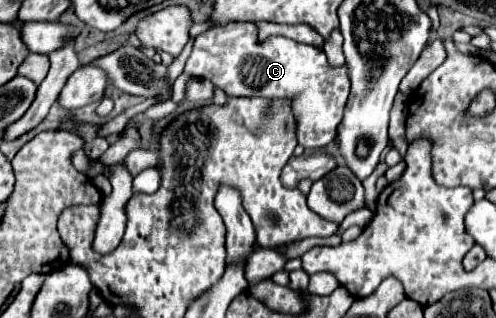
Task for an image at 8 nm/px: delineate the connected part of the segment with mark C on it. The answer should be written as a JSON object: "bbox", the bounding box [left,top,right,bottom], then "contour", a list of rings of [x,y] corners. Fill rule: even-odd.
{"bbox":[184,22,350,149],"contour":[[[248,22],[228,24],[226,28],[212,28],[200,34],[194,40],[184,72],[214,82],[232,98],[288,98],[296,118],[296,138],[305,149],[321,148],[335,140],[350,94],[346,66],[332,68],[320,48],[284,36],[270,36],[258,42],[258,28]]]}

